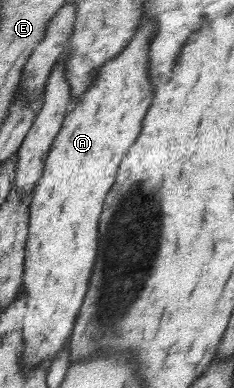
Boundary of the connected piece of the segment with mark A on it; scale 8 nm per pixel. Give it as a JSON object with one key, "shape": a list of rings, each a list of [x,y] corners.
{"shape":[[[144,19],[135,31],[128,45],[117,55],[98,67],[95,81],[79,97],[74,109],[63,120],[63,130],[55,139],[47,155],[43,175],[33,187],[29,204],[30,230],[27,239],[26,262],[23,270],[24,293],[27,295],[26,318],[24,319],[24,367],[31,370],[42,361],[56,358],[77,321],[78,311],[82,307],[90,275],[94,271],[96,247],[98,247],[98,219],[104,209],[104,197],[114,185],[116,171],[130,145],[140,135],[142,119],[152,101],[152,83],[148,75],[148,47],[156,35],[156,21]]]}

